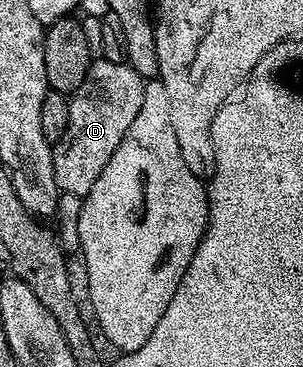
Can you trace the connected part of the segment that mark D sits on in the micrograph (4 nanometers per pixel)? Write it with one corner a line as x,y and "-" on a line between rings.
94,60
88,77
72,94
67,131
53,149
53,174
62,194
70,193
81,199
91,191
103,167
107,167
107,159
111,159
115,147
119,147
123,135
127,135
127,127
131,127
135,115
139,115
145,81
128,63
120,64

